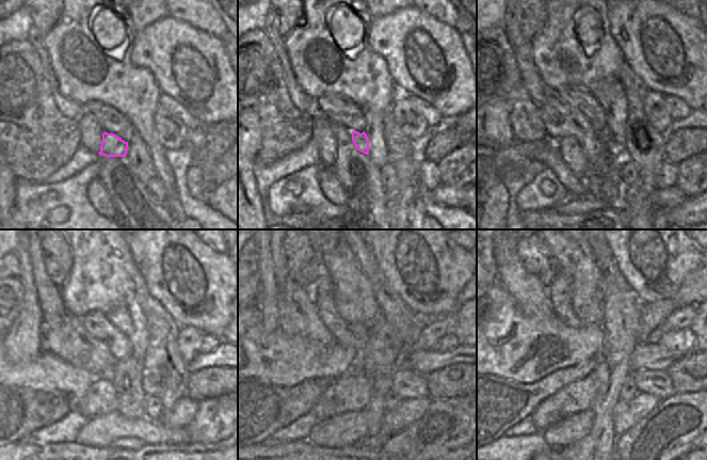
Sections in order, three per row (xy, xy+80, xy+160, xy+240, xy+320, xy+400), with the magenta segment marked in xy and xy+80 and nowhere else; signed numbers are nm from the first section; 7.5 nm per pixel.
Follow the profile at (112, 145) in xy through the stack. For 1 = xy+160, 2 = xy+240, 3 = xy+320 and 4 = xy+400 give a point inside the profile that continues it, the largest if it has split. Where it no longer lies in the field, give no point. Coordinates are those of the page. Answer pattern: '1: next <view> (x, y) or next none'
1: next xy+160 (616, 149)
2: next xy+240 (150, 386)
3: next xy+320 (407, 383)
4: next xy+400 (658, 383)

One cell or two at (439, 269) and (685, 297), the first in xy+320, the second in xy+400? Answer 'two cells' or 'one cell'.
two cells

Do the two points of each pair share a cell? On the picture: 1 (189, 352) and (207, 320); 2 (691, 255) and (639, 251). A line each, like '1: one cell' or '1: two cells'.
1: two cells
2: one cell

